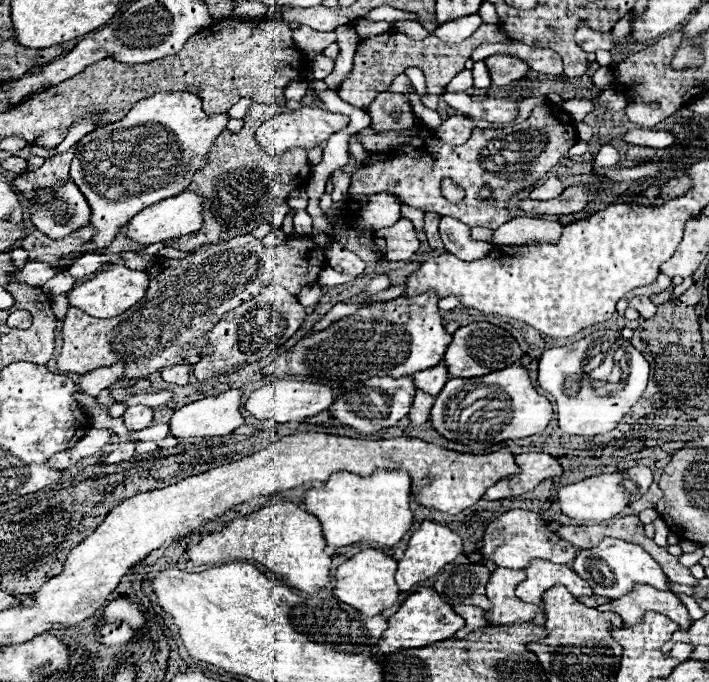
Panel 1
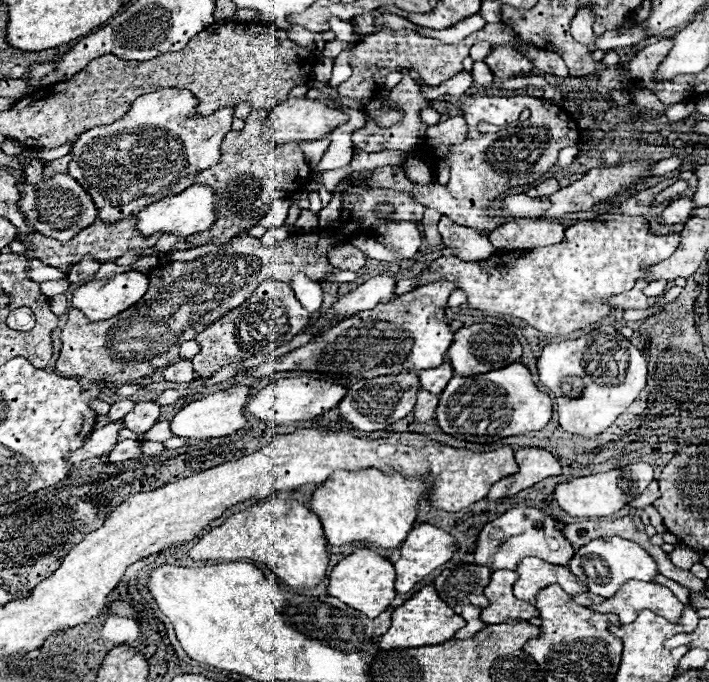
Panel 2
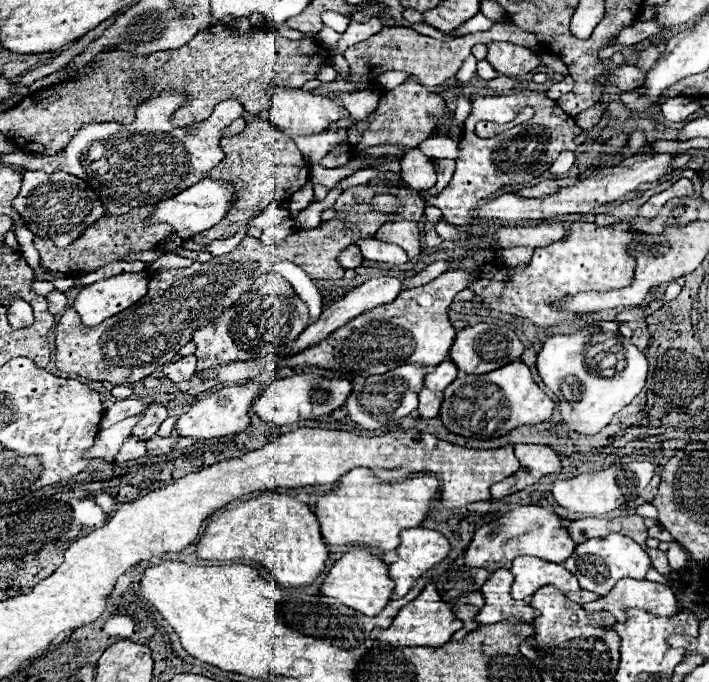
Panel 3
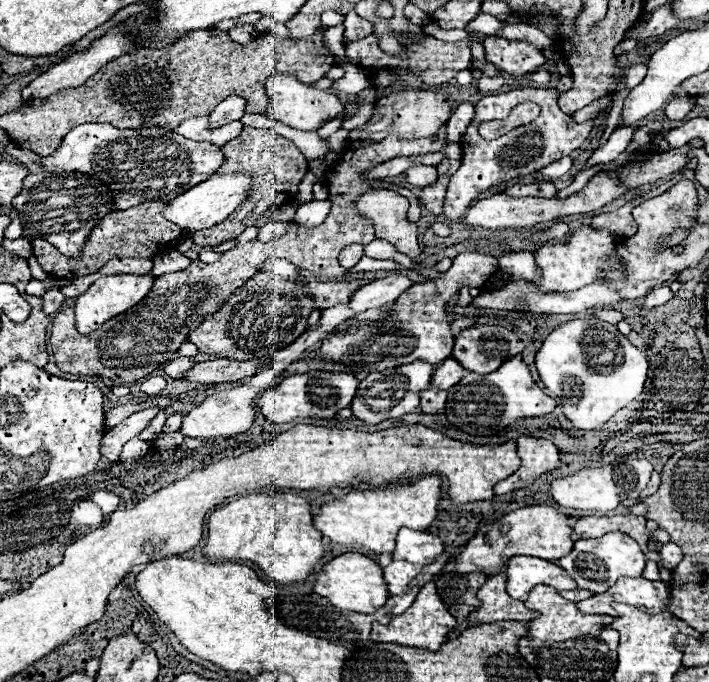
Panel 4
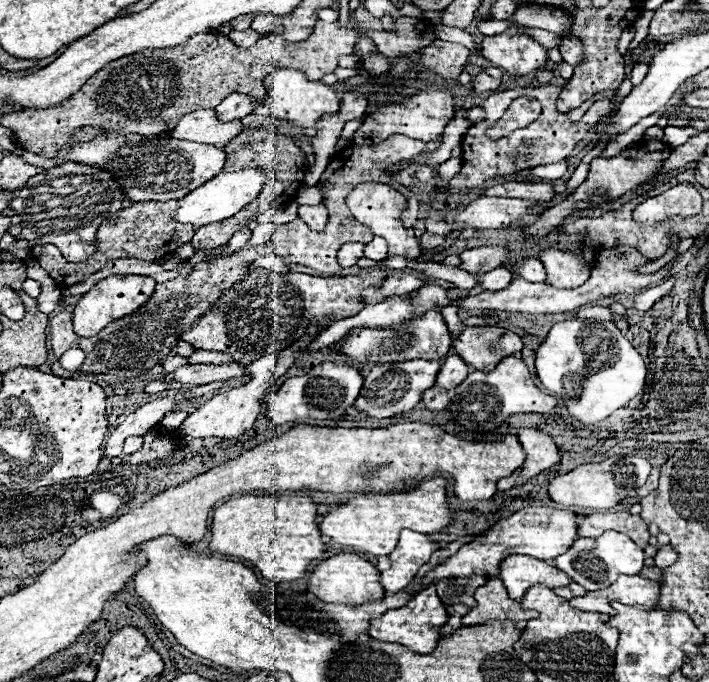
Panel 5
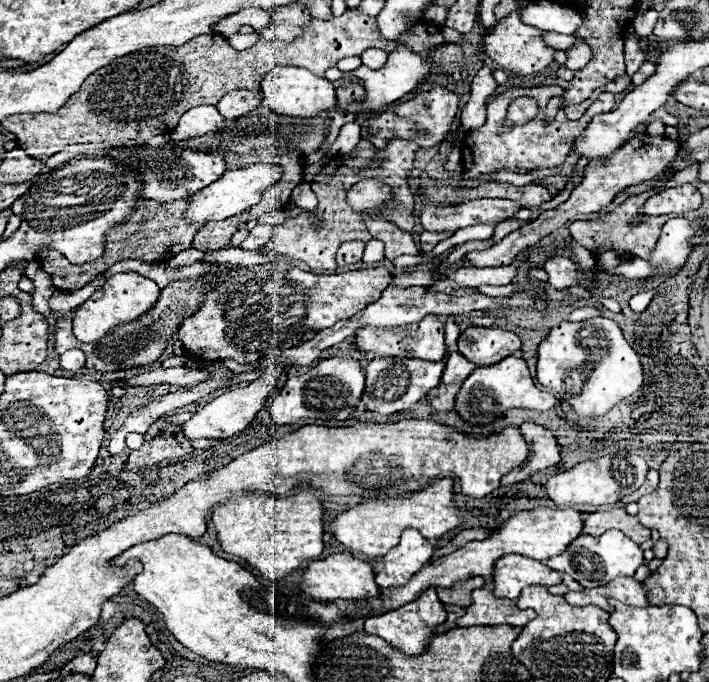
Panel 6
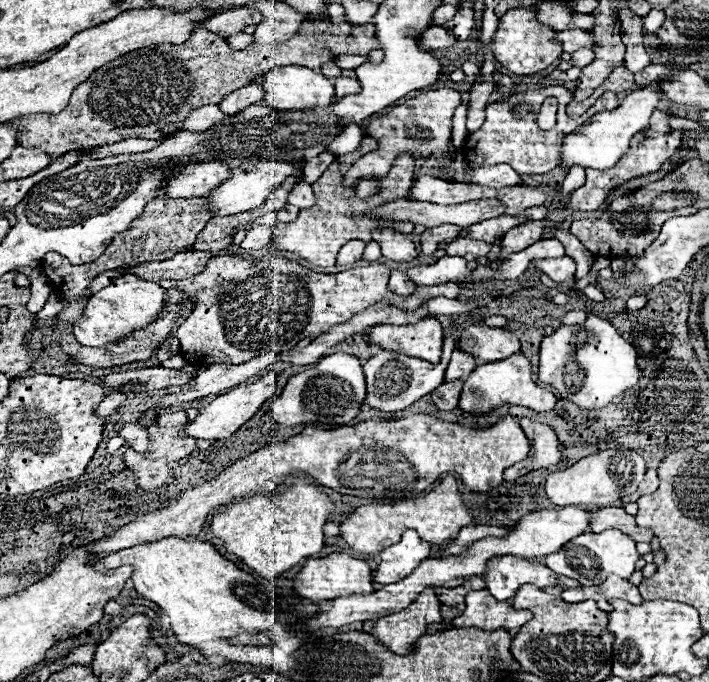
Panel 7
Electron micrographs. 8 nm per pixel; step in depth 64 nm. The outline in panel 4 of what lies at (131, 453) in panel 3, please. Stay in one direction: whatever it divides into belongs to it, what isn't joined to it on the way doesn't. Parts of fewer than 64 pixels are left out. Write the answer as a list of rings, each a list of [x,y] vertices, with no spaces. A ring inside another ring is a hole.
[[[132,438],[124,444],[124,450],[120,454],[120,460],[128,460],[128,458],[140,458],[144,456],[144,452],[148,452],[148,442],[140,440],[140,438]]]

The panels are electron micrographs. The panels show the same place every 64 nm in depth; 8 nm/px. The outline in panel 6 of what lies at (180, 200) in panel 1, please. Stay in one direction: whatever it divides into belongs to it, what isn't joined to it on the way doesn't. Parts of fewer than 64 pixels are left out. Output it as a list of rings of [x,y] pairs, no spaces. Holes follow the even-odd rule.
[[[252,164],[242,170],[226,170],[222,178],[218,178],[216,182],[208,184],[204,190],[190,196],[188,208],[184,210],[184,218],[188,218],[190,222],[206,224],[206,222],[218,222],[218,220],[236,216],[248,210],[250,206],[254,206],[256,202],[260,202],[264,188],[268,188],[274,180],[278,180],[280,174],[282,174],[280,166],[272,166],[272,164]]]

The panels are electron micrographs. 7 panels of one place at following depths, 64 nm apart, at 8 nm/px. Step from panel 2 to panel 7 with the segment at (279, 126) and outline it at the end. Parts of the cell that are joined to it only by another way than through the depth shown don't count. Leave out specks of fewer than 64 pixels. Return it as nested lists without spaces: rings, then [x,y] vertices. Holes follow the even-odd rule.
[[[276,66],[264,76],[266,102],[276,110],[310,110],[314,106],[330,106],[334,100],[334,84],[326,76],[304,66]]]

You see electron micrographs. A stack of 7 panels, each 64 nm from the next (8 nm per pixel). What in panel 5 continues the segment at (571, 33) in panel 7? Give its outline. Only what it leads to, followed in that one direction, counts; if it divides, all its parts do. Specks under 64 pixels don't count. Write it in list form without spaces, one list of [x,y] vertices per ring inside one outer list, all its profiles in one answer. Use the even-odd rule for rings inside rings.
[[[524,28],[522,32],[528,34],[534,42],[538,42],[544,48],[558,48],[560,46],[560,40],[562,40],[558,34],[552,34],[552,32],[540,30],[540,28]]]

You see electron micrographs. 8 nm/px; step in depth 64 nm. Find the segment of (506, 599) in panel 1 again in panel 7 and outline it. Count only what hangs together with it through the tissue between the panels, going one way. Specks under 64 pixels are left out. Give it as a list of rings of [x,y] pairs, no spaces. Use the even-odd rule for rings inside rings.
[[[476,590],[466,598],[466,610],[452,624],[456,628],[482,628],[482,630],[518,630],[528,620],[532,620],[532,612],[516,612],[512,602],[500,602],[488,594],[488,590]]]

